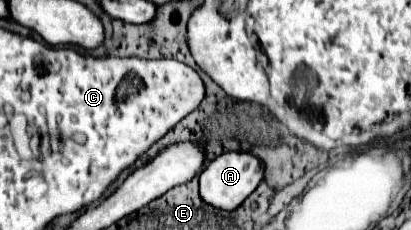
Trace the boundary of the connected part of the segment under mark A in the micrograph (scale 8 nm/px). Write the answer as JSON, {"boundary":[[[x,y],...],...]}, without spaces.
{"boundary":[[[227,151],[219,157],[215,157],[199,175],[199,193],[201,199],[209,205],[215,205],[217,209],[231,211],[239,207],[263,181],[265,165],[251,153],[239,153],[239,151]]]}

